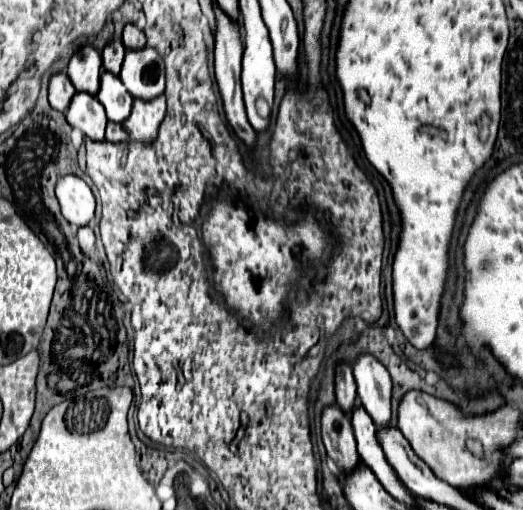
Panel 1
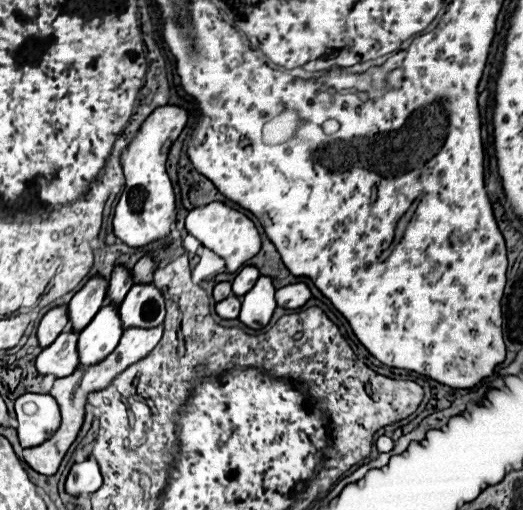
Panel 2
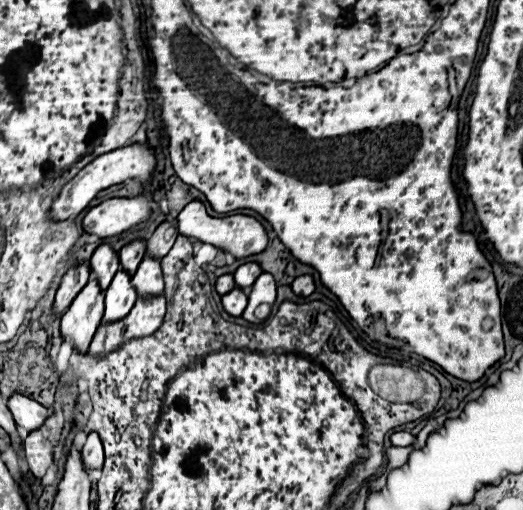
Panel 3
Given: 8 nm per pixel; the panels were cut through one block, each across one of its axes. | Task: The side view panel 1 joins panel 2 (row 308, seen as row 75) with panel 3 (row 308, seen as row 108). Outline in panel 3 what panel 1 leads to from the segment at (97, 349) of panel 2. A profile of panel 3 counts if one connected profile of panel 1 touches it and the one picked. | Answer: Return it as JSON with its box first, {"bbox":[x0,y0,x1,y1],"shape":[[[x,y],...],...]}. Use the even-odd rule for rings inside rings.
{"bbox":[102,270,136,324],"shape":[[[120,270],[112,278],[112,284],[106,288],[106,310],[102,324],[112,320],[122,320],[136,302],[136,288],[130,280],[130,274]]]}

